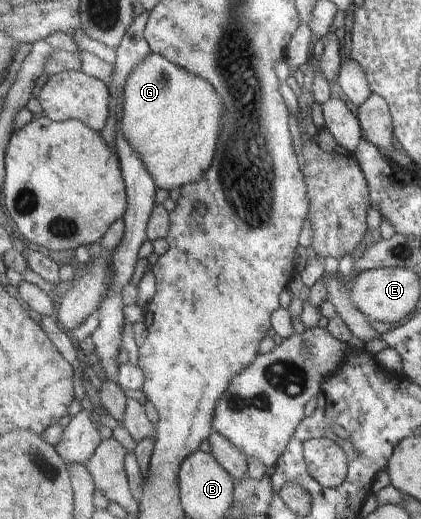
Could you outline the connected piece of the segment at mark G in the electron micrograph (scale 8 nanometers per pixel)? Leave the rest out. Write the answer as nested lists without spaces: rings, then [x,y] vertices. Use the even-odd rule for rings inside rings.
[[[152,52],[138,63],[130,74],[125,87],[121,128],[129,144],[141,155],[144,165],[152,174],[155,184],[168,192],[174,187],[199,182],[212,167],[223,131],[223,111],[225,107],[219,93],[208,80],[194,75]]]

